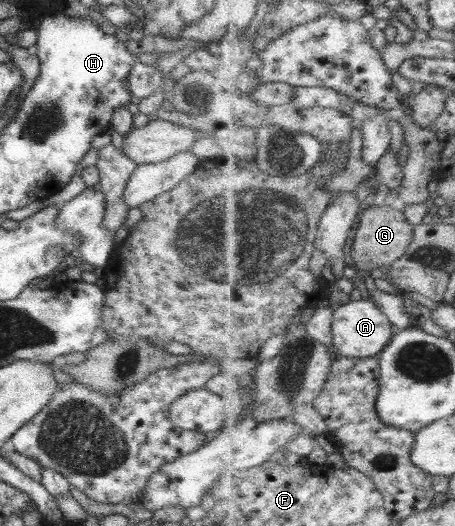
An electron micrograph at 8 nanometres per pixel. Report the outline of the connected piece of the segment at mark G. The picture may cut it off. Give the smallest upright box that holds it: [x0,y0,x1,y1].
[351,204,415,271]

